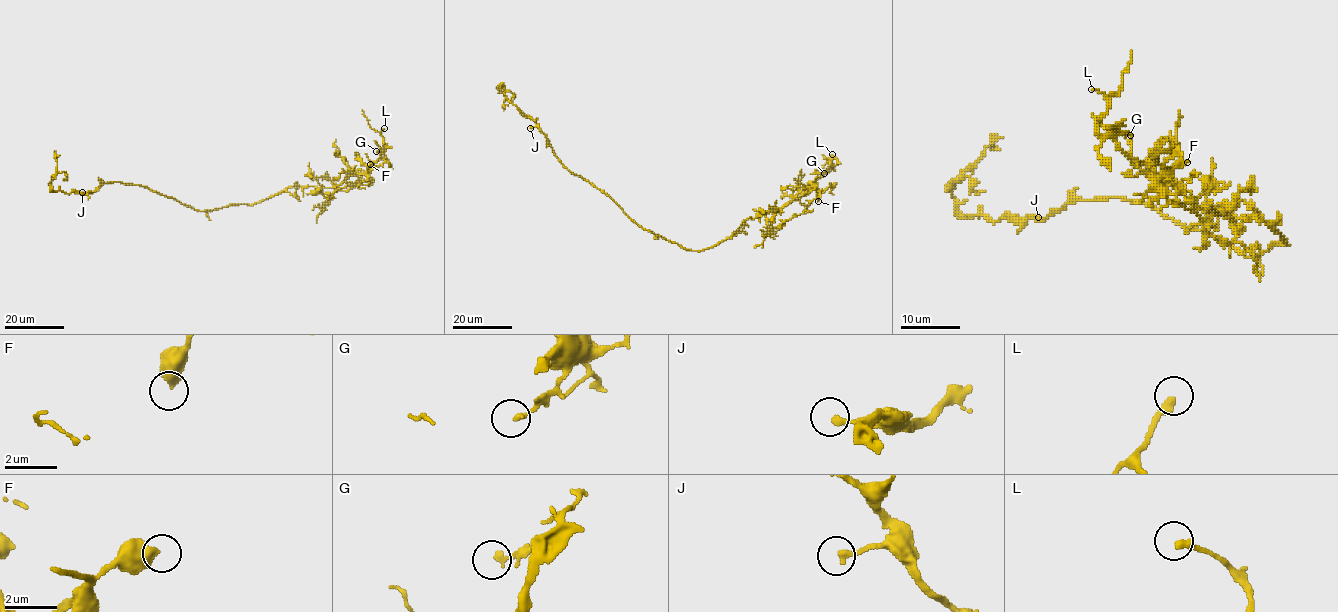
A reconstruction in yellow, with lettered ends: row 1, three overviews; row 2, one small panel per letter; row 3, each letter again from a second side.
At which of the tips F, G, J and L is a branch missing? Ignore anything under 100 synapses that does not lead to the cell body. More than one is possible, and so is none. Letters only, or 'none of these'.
L

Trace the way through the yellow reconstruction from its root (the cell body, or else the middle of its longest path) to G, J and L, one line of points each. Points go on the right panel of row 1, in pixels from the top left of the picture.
G: (1265, 252), (1287, 243), (1256, 213), (1235, 225), (1223, 205), (1198, 208), (1120, 147), (1117, 135), (1130, 135)
J: (1265, 252), (1245, 256), (1211, 235), (1177, 223), (1157, 208), (1121, 198), (1074, 199), (1047, 217), (1038, 217)
L: (1265, 252), (1287, 243), (1256, 213), (1235, 225), (1223, 205), (1198, 208), (1100, 137), (1108, 99), (1091, 89)

